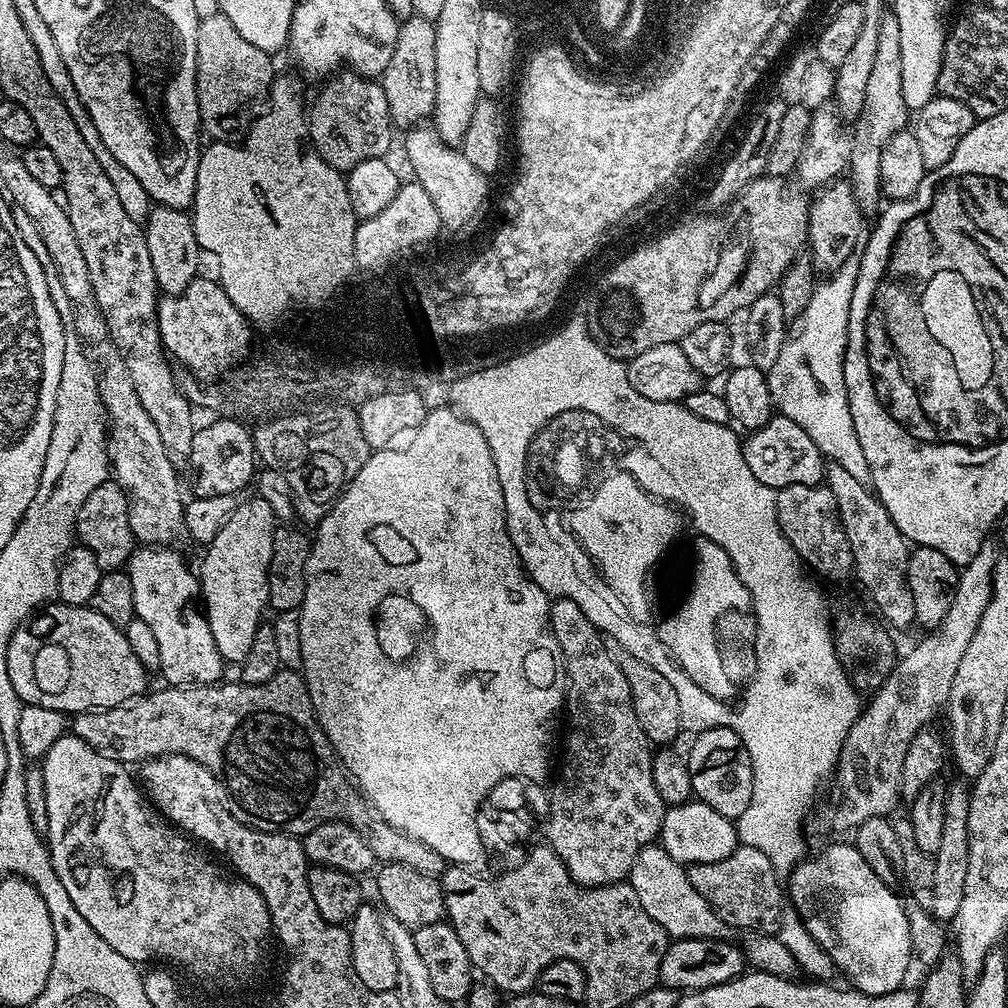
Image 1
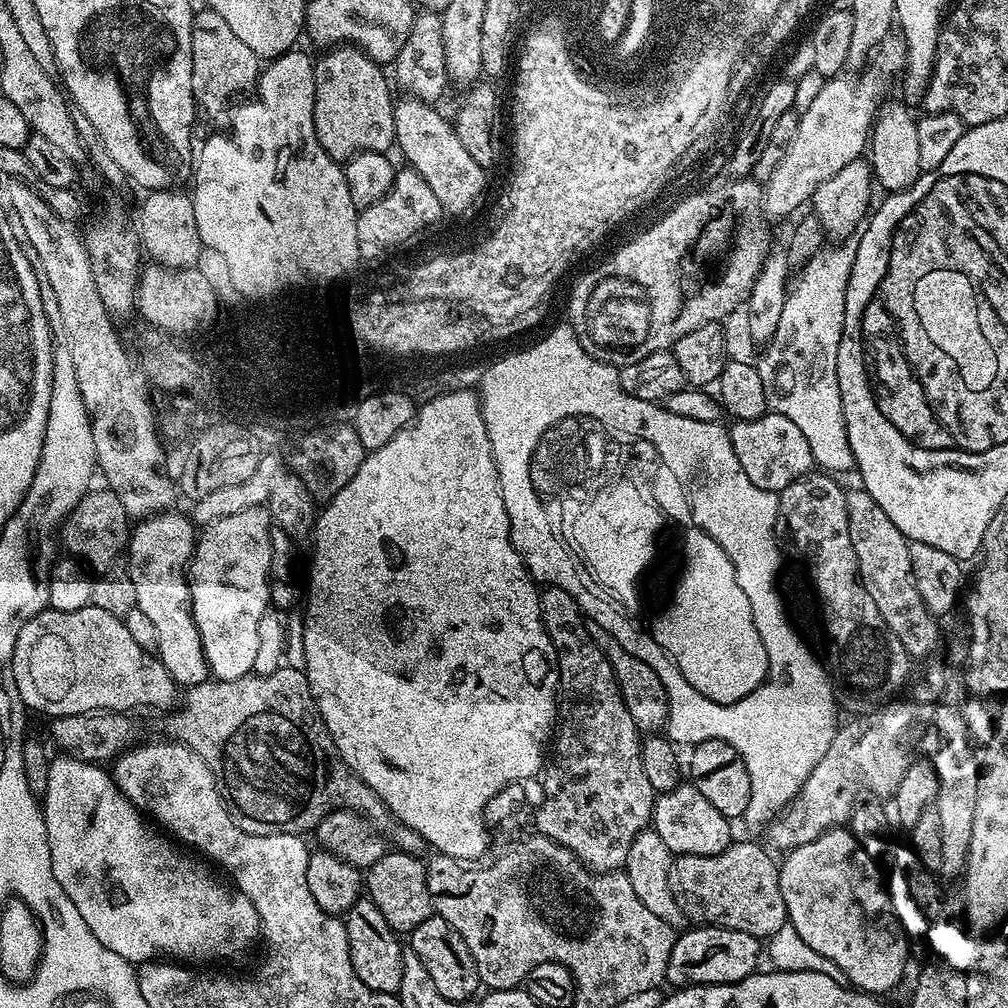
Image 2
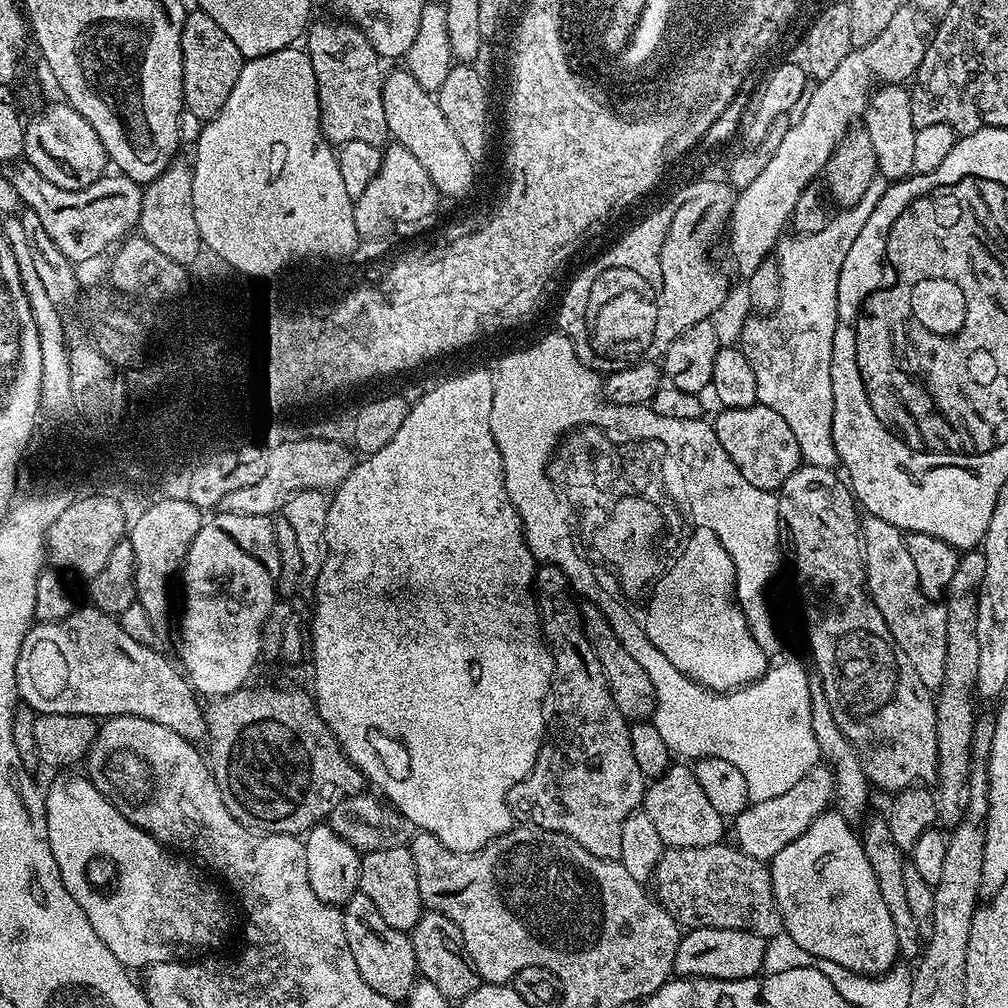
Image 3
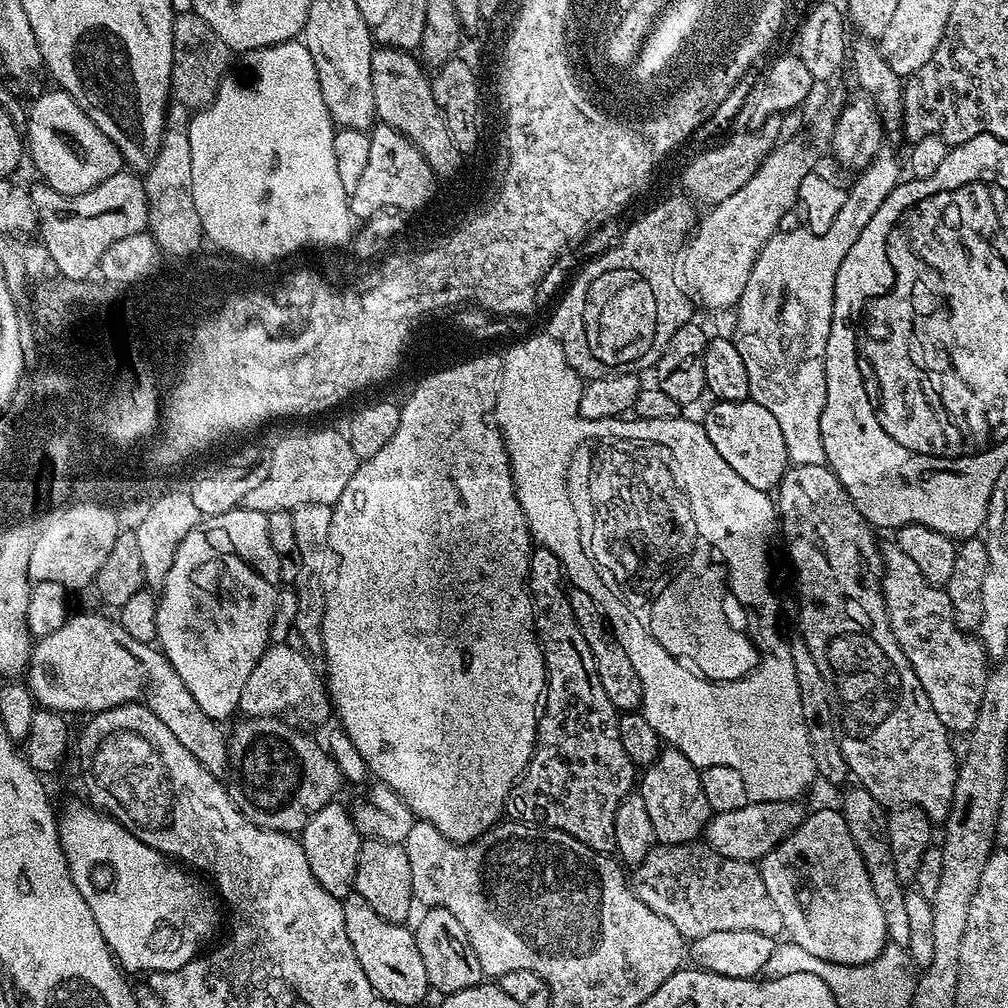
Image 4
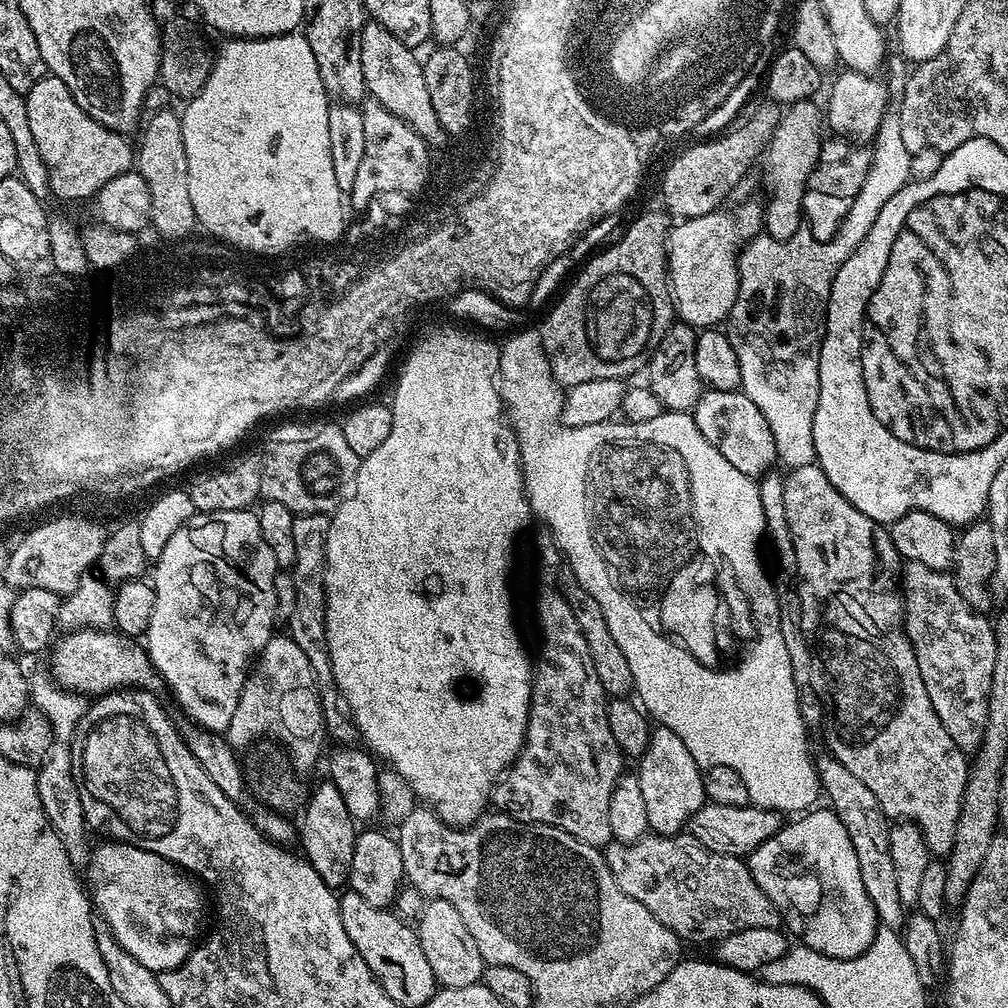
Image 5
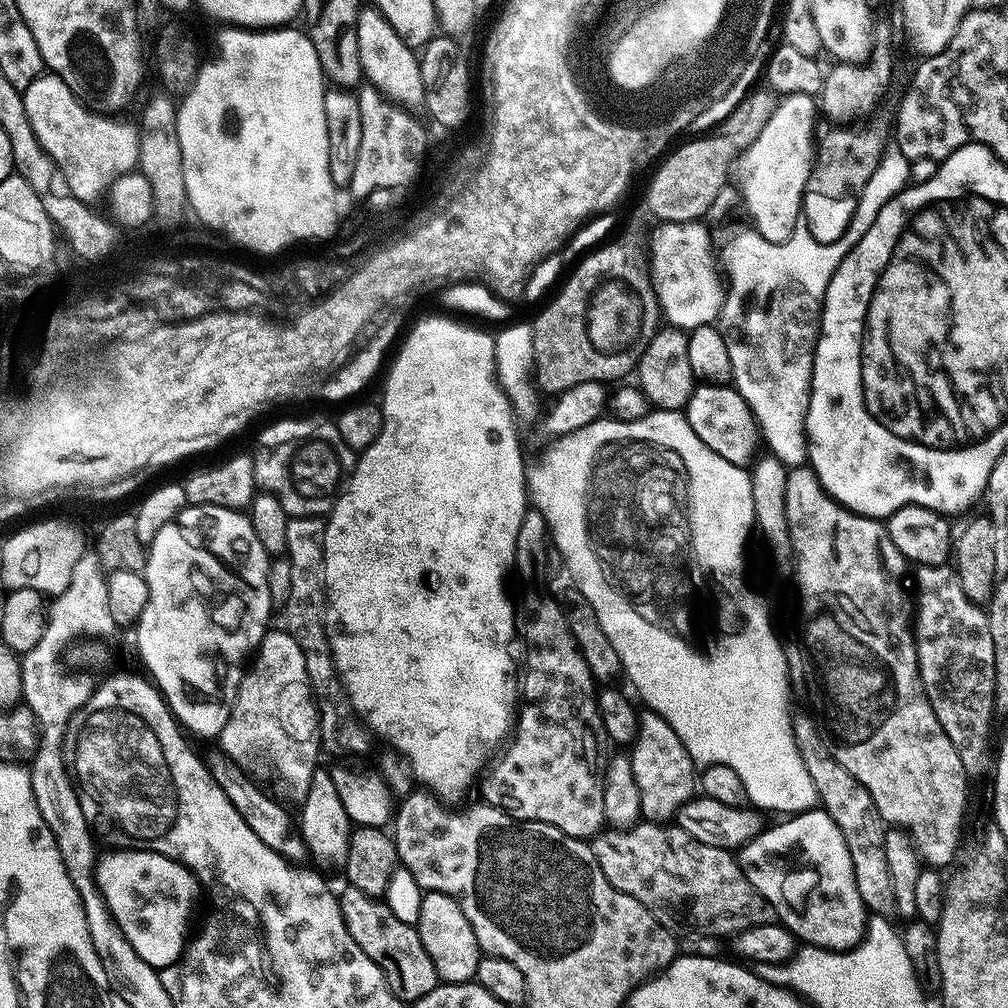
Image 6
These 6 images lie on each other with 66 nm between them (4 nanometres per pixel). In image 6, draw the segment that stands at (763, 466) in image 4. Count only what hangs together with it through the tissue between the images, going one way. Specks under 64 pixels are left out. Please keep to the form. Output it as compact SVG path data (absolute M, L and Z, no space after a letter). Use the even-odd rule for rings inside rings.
M697 383L688 399L686 415L690 426L694 426L694 434L698 434L698 438L702 438L702 442L706 442L706 446L710 446L714 454L726 458L726 462L741 466L753 463L757 455L756 440L758 444L756 419L750 406L735 387L728 384Z

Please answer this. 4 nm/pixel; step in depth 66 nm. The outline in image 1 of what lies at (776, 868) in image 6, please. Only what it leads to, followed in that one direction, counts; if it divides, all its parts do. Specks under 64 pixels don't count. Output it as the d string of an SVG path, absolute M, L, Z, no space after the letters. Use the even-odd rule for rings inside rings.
M855 843L832 844L817 856L811 856L801 860L786 880L791 907L800 913L810 938L822 946L824 953L836 963L837 973L841 977L844 975L849 980L845 981L855 991L864 992L867 996L881 996L905 987L907 980L904 979L908 976L908 967L914 964L914 957L901 897L896 897L890 890L890 884L866 864Z

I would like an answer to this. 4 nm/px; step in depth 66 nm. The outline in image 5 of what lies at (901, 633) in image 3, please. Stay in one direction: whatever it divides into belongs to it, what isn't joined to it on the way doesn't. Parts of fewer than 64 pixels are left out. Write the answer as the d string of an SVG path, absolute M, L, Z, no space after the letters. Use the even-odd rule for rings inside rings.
M907 562L902 568L904 629L918 658L922 686L930 694L934 714L942 718L946 734L954 738L965 754L980 747L990 702L990 682L994 678L996 629L987 615L975 612L956 592L948 572L935 572L922 562Z

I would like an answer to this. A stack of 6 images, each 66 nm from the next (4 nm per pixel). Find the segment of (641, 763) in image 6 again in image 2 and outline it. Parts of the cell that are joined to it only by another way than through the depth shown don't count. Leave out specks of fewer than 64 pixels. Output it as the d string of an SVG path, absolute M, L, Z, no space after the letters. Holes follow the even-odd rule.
M681 782L668 792L657 795L656 805L652 811L651 827L656 829L658 838L676 856L690 854L718 854L733 843L732 828L729 817L718 814L710 802L691 782Z

